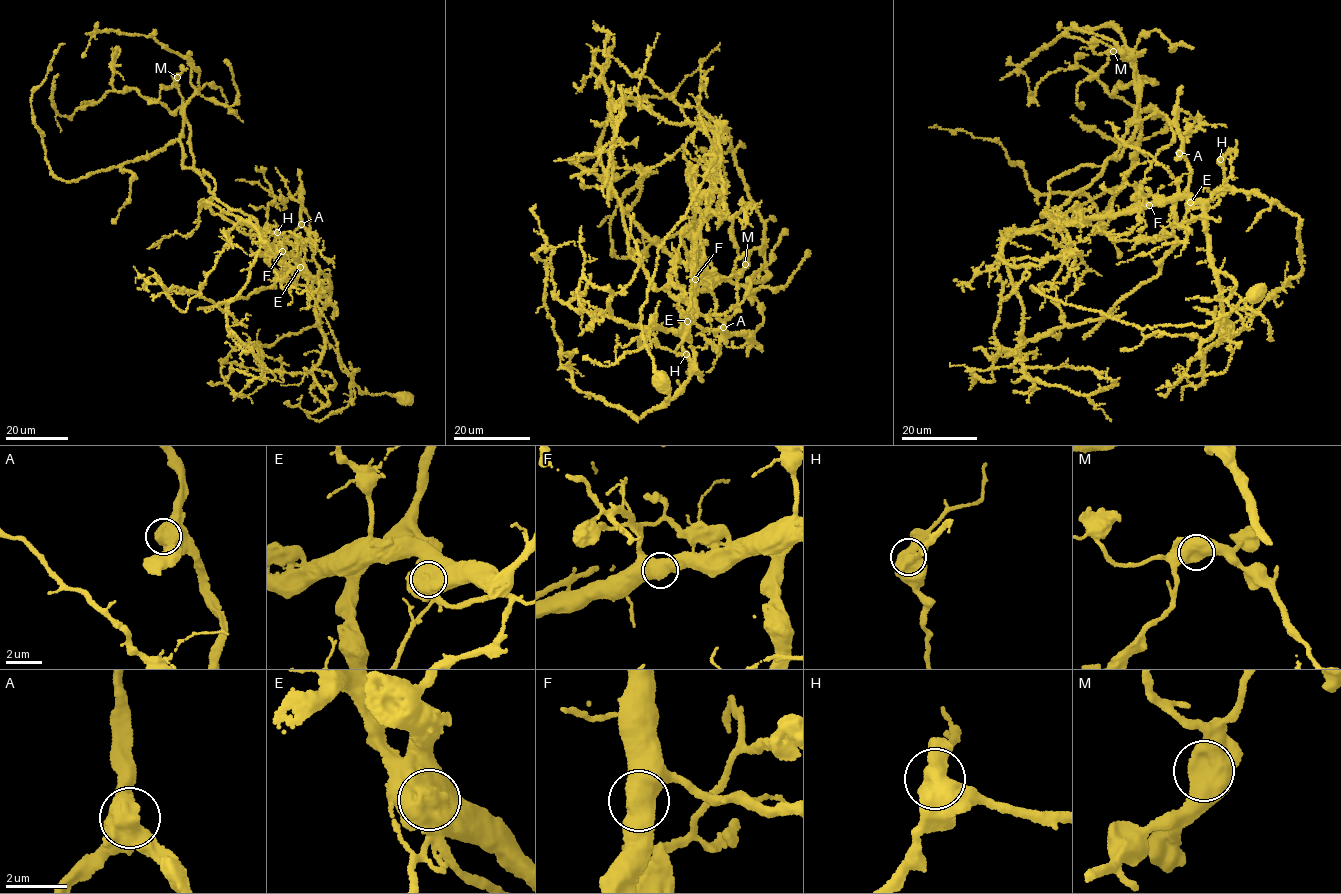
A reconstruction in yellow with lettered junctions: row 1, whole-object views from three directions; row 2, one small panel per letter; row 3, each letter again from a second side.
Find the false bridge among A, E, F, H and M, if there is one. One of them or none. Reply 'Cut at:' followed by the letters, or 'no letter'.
Cut at: E

